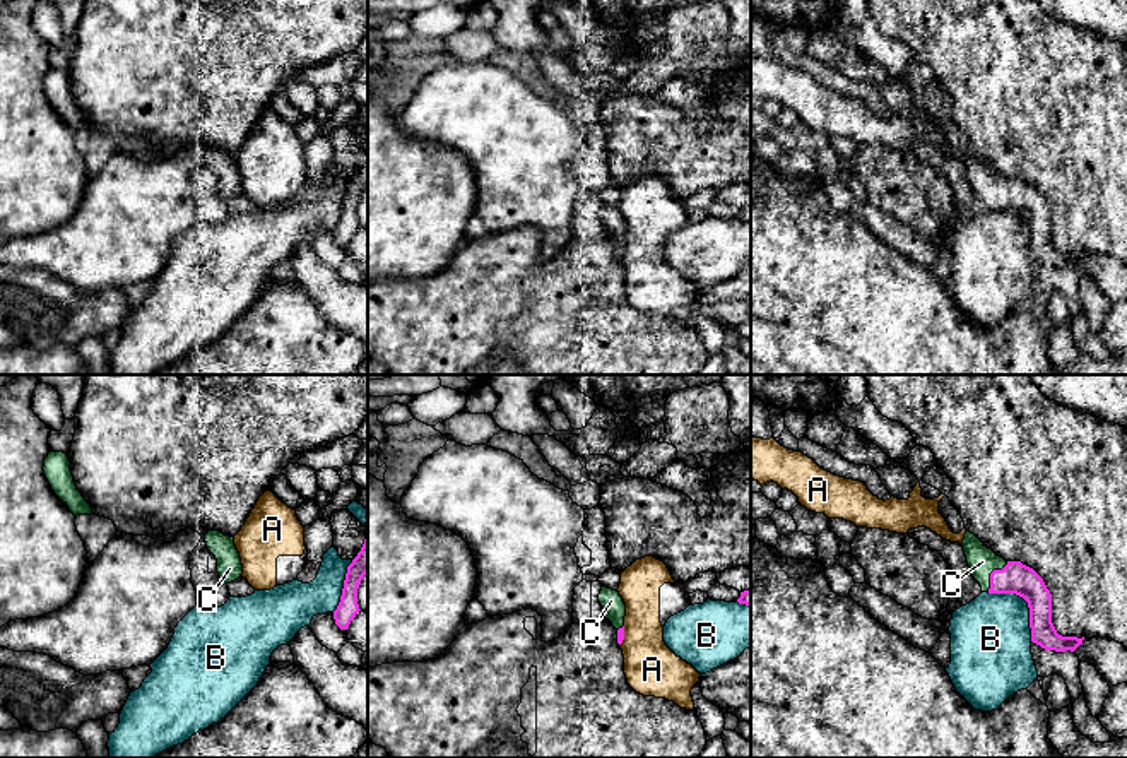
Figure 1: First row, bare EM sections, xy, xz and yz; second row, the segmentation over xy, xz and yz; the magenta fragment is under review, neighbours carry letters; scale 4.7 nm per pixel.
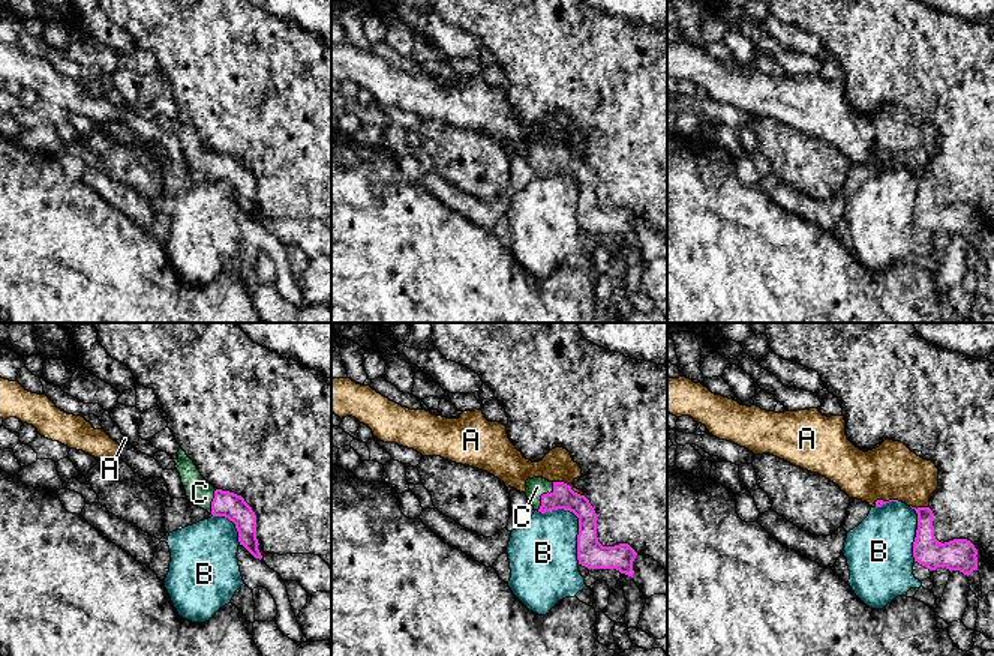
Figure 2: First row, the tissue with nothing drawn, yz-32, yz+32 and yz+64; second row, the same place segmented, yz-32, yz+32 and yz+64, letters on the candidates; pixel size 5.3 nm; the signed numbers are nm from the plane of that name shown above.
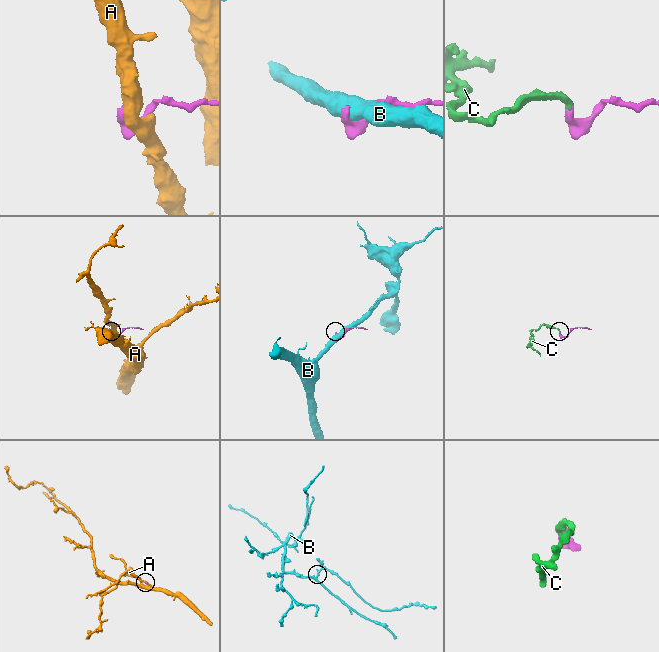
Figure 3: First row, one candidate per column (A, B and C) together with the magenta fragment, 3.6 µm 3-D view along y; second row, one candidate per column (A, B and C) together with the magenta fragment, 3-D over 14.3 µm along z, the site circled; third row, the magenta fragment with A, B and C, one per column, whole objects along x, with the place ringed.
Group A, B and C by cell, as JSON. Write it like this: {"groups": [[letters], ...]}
{"groups": [["A"], ["B"], ["C"]]}

